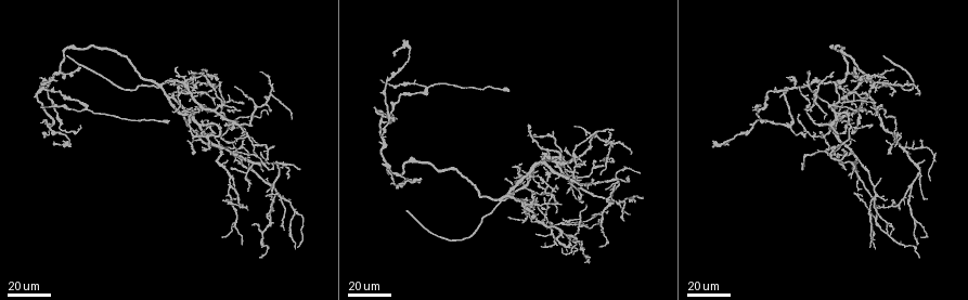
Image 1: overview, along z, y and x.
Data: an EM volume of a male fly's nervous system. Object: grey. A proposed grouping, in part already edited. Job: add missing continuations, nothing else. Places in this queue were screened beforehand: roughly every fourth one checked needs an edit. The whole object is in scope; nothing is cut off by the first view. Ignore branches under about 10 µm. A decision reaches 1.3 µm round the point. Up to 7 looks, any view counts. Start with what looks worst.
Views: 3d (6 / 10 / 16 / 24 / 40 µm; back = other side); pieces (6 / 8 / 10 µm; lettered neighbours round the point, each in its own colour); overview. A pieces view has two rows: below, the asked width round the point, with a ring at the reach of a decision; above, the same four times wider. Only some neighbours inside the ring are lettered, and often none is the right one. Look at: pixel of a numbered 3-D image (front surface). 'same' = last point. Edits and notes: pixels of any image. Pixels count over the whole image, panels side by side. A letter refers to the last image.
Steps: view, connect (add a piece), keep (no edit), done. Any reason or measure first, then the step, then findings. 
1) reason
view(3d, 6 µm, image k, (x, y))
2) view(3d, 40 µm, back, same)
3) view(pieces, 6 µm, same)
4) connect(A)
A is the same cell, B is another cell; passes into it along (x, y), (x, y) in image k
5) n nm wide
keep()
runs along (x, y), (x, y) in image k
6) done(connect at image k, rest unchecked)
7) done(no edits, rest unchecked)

long arm stops here
view(3d, 40 µm, image 1, (68, 57))

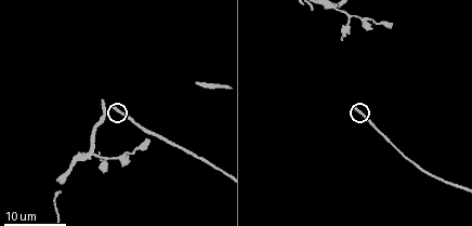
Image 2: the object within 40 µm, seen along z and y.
view(pieces, 6 µm, image 2, (353, 109))

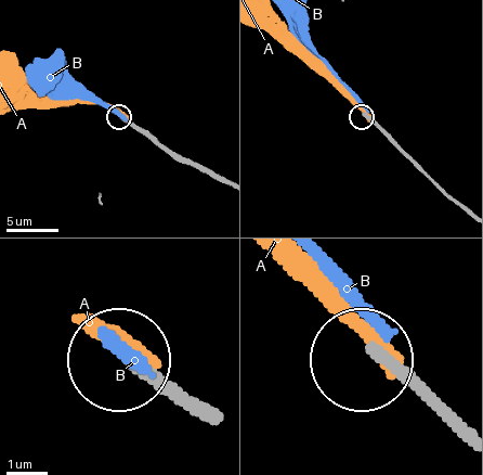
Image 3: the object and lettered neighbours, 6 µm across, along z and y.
keep()
A and B are other cells; runs along (462, 208), (363, 116) in image 3; no lettered piece goes on from it

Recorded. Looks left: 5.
branch stops here
view(3d, 24 µm, image 1, (846, 86))

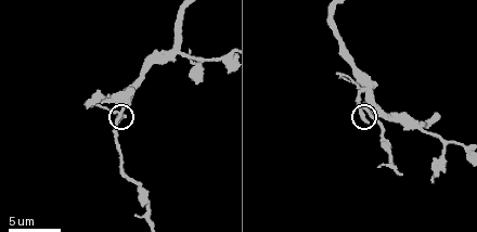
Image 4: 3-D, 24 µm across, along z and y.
view(pieces, 10 µm, image 4, (125, 116))

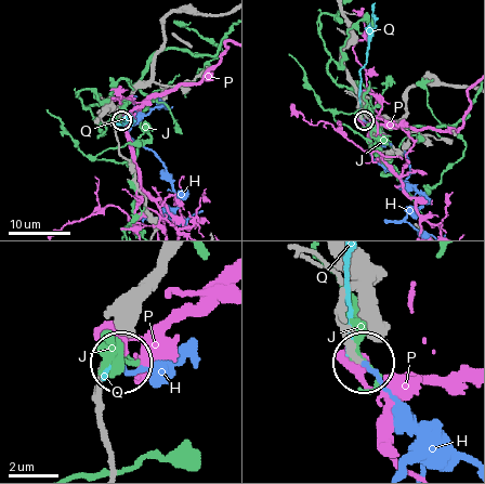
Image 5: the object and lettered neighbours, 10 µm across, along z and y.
keep()
H, J, P and Q are other cells; none of them fits

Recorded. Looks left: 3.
tapers out
view(3d, 24 µm, image 1, (246, 157))

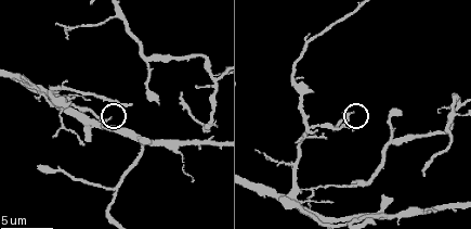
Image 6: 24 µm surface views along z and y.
view(pieces, 6 µm, image 6, (108, 120))

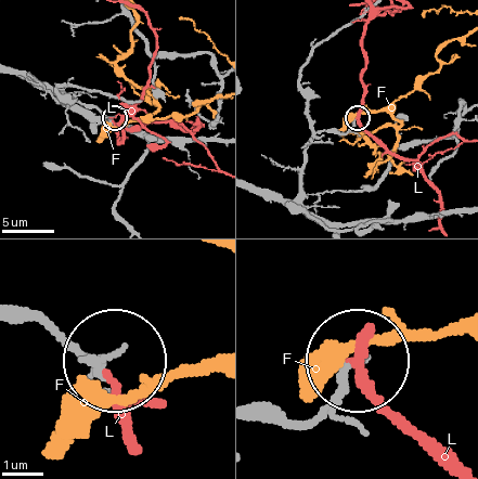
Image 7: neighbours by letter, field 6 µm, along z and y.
keep()
F and L are other cells; none of them fits

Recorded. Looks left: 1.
done(no edits, rest unchecked)

